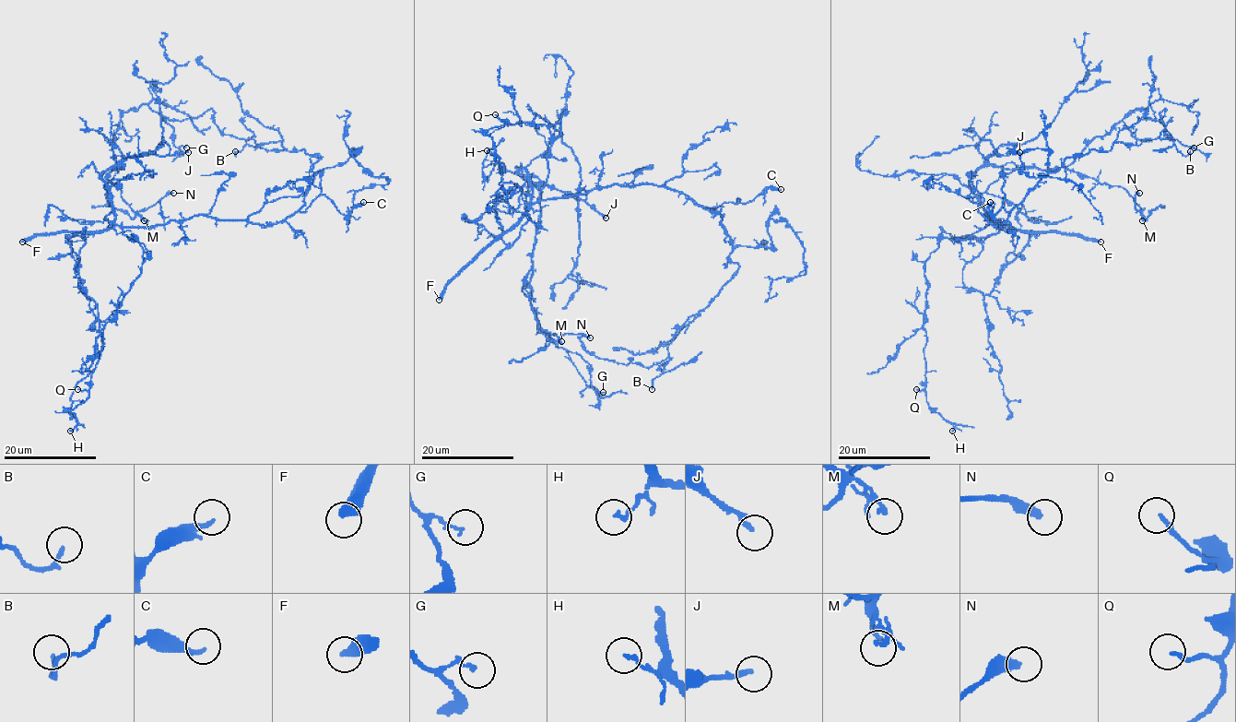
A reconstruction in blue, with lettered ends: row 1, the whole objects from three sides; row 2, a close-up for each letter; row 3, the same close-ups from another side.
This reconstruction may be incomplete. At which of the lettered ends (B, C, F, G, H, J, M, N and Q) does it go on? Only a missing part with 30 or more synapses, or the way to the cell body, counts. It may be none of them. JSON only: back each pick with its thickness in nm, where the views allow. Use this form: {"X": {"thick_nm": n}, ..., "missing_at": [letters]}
{"F": {"thick_nm": 320}, "J": {"thick_nm": 200}, "M": {"thick_nm": 120}, "missing_at": ["F", "J", "M"]}

